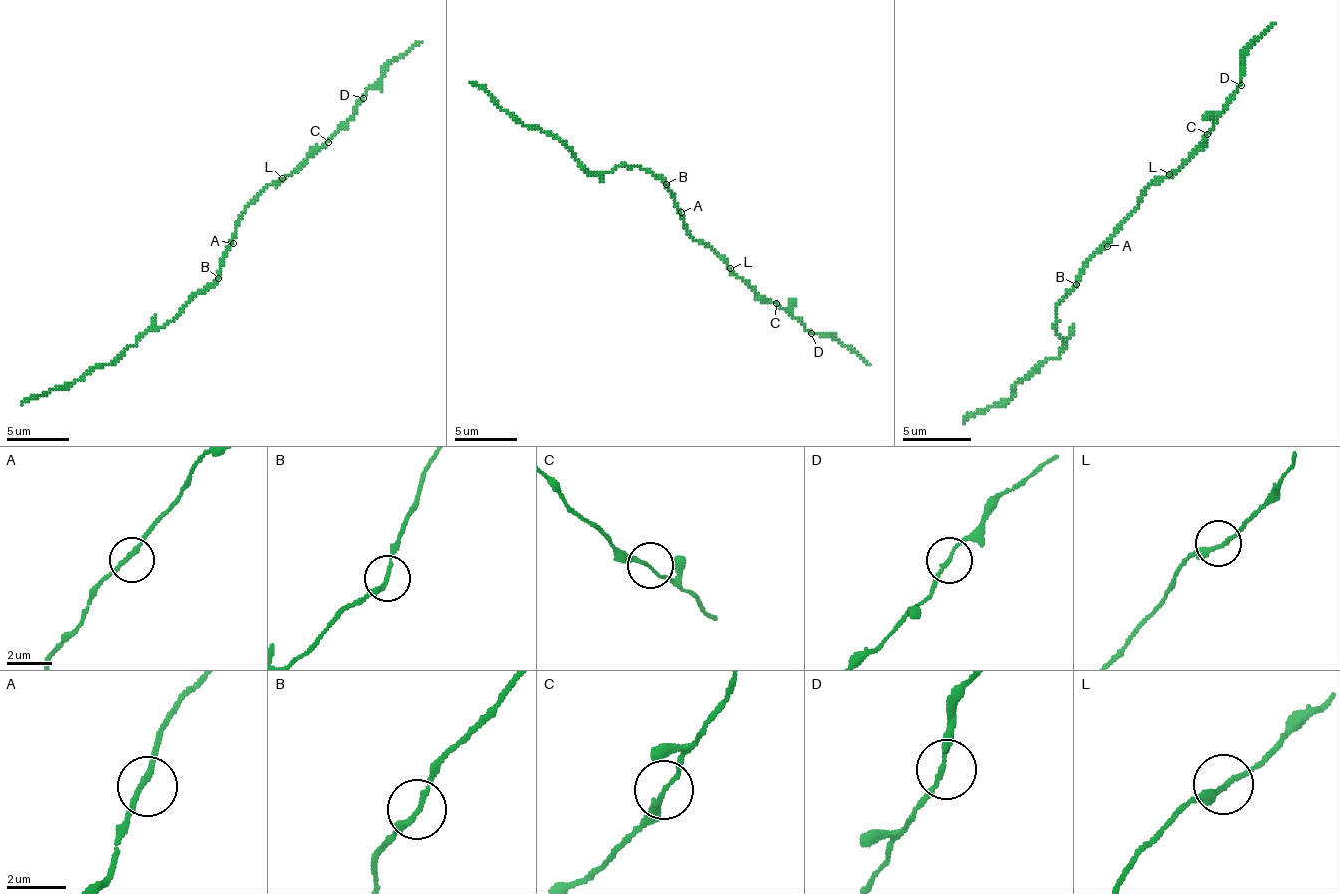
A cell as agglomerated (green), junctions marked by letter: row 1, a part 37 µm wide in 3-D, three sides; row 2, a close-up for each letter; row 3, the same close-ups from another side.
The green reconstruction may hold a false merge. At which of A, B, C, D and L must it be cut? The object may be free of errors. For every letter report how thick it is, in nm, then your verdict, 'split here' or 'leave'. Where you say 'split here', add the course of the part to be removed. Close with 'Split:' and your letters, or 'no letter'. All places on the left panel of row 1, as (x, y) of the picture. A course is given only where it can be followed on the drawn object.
A: calibre 180 nm; leave
B: calibre 180 nm; split here; course (217, 278), (171, 321), (152, 327), (109, 364), (34, 395), (22, 405)
C: calibre 130 nm; leave
D: calibre 140 nm; leave
L: calibre 190 nm; leave
Split: B

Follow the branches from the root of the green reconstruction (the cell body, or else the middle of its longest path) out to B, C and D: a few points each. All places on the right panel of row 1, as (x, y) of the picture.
B: (1104, 242), (1087, 263), (1077, 283)
C: (1104, 242), (1138, 205), (1138, 198), (1155, 181), (1169, 177), (1203, 143), (1207, 133)
D: (1104, 242), (1155, 181), (1169, 177), (1200, 146), (1227, 99), (1241, 85)

